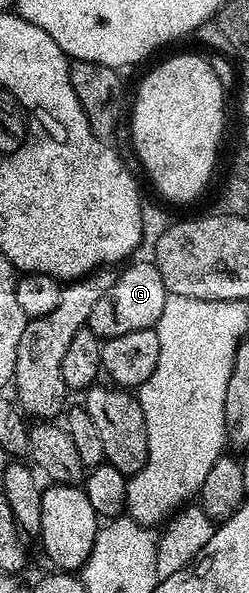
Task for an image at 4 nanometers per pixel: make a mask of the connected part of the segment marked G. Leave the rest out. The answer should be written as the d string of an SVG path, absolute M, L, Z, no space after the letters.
M154 262L135 263L132 267L122 268L113 289L109 289L109 293L105 293L105 297L101 297L97 305L93 305L93 313L89 313L87 326L94 335L99 336L100 340L121 337L125 333L137 333L137 329L154 329L161 317L161 312L165 310L168 294L165 281L161 281L161 273L156 269Z

